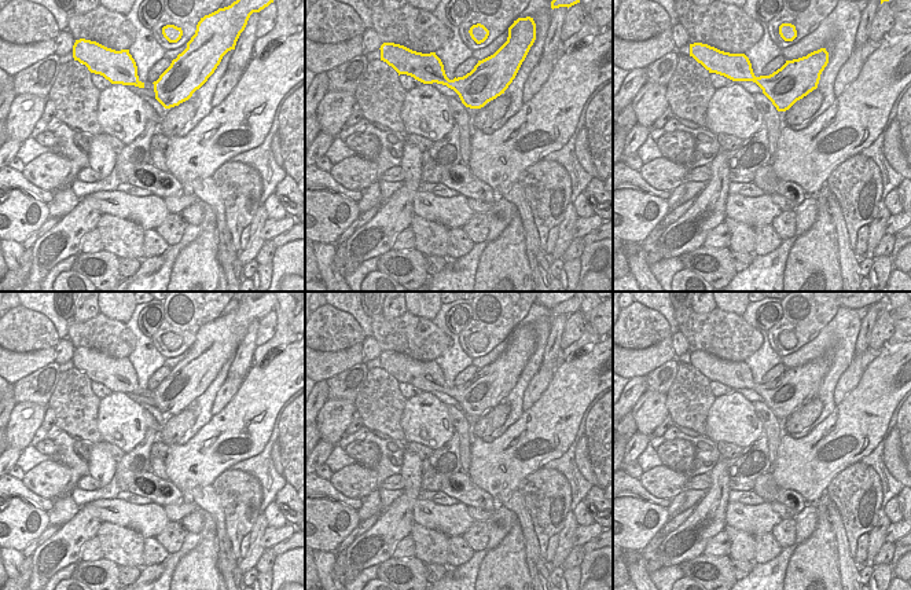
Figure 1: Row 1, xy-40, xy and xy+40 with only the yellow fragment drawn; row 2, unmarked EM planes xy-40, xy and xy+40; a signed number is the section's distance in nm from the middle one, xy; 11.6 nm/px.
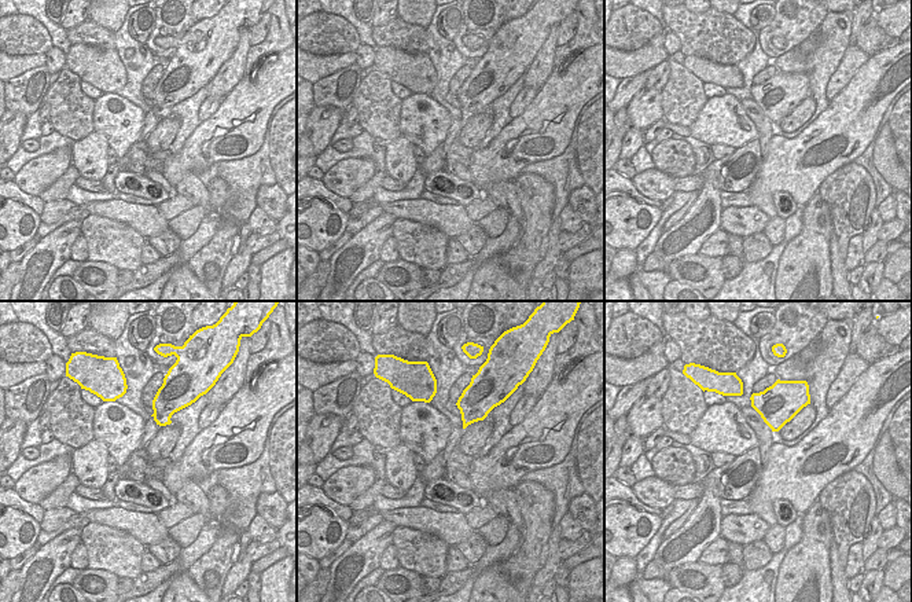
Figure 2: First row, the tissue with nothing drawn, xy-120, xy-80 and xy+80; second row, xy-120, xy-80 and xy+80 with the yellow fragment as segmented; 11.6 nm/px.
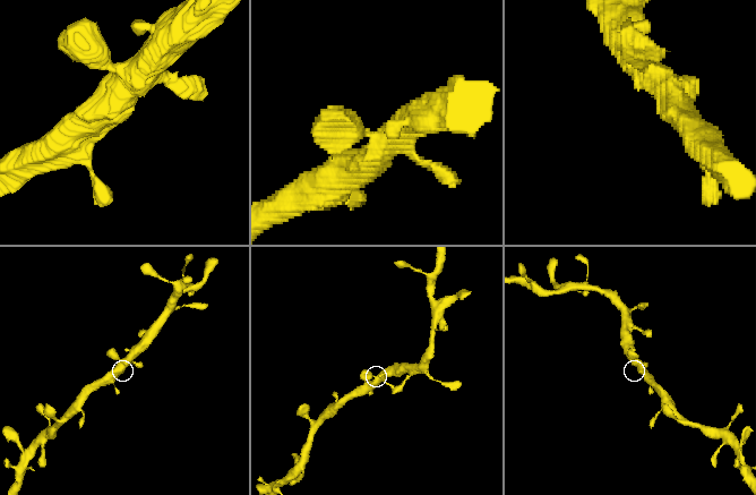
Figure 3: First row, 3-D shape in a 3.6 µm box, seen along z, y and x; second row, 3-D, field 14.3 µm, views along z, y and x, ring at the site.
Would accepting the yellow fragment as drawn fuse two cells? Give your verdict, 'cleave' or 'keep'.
keep

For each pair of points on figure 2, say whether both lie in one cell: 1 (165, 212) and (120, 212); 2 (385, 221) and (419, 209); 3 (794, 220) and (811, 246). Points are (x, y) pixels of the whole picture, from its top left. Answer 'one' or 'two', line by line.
1: two
2: two
3: two

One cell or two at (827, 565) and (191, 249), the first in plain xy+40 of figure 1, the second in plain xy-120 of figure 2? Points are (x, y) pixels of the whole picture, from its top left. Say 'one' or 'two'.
two

